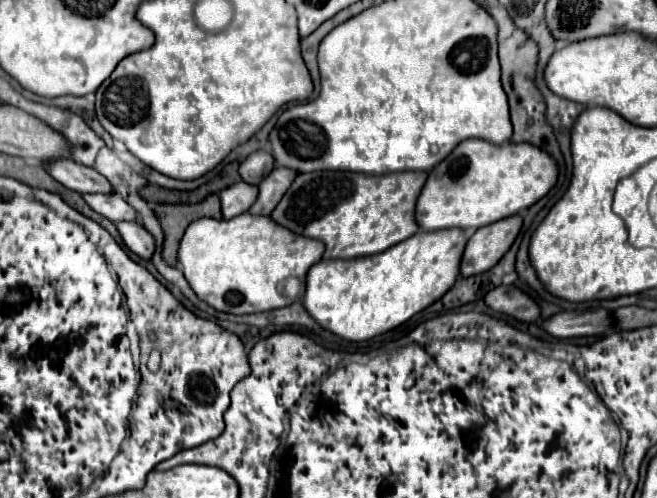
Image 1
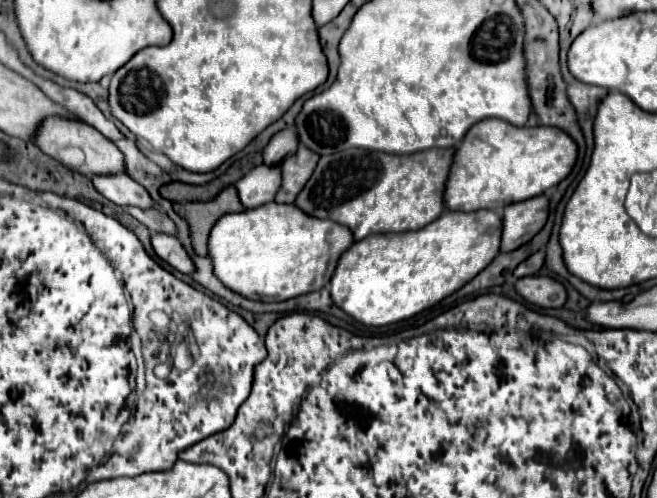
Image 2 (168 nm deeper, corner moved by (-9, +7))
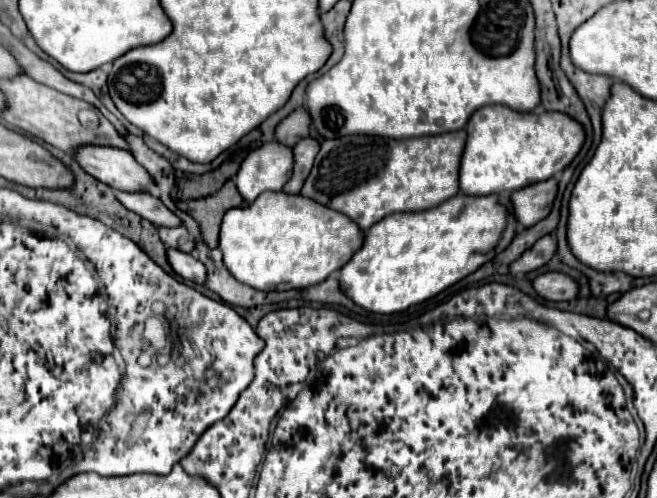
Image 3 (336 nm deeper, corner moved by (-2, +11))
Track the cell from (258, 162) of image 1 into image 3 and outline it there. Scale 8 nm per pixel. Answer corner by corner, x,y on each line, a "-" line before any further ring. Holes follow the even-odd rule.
299,107
293,113
289,113
277,125
275,137
277,137
277,141
293,147
301,137
307,137
309,135
309,129
311,129
311,115
307,113
307,109

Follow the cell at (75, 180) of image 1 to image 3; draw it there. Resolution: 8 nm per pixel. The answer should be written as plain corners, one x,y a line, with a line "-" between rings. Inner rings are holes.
115,191
115,195
119,197
119,201
135,211
137,215
145,217
147,221
151,221
153,225
159,225
159,227
179,227
183,225
183,221
171,213
159,197
151,195
151,193
123,193
123,191

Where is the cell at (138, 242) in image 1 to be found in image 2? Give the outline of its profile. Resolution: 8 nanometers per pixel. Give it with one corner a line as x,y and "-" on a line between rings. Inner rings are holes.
152,233
150,235
152,247
156,251
156,255
166,261
168,265
172,265
174,269
178,269
180,273
190,275
194,271
192,259
188,257
188,253
184,251
184,247
180,245
180,241
174,235
166,235
166,233

